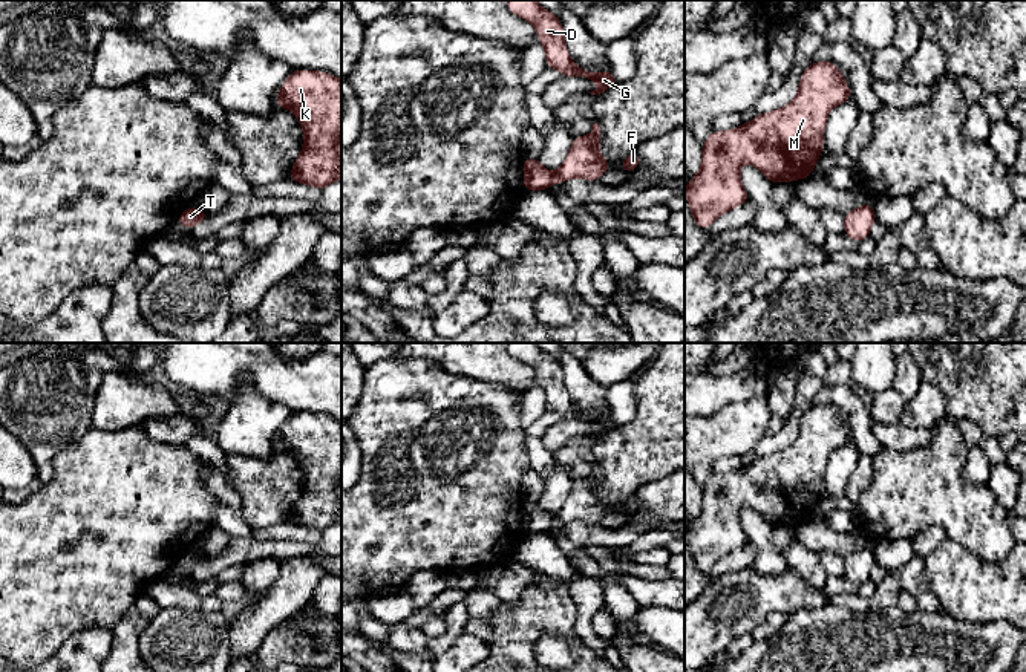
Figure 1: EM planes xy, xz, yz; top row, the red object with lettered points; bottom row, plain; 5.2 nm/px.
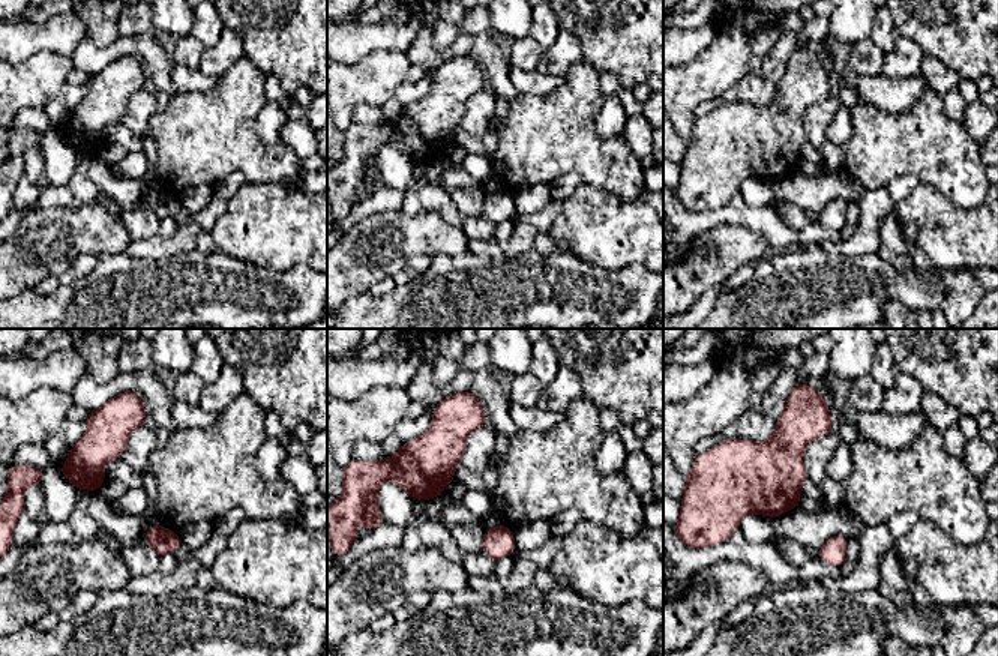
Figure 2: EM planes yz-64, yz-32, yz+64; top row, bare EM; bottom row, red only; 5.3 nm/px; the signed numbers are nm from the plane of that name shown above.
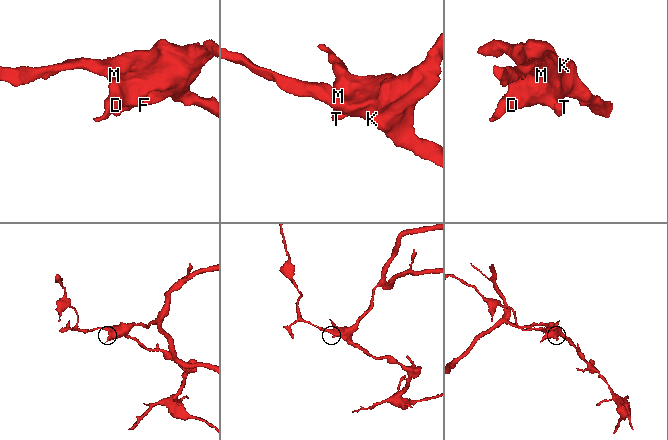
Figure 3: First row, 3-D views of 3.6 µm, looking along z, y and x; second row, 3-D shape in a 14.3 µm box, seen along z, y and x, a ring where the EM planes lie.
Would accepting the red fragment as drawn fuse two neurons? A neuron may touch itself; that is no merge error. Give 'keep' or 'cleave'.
keep

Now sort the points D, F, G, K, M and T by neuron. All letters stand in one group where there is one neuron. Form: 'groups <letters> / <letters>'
groups D F G K M T

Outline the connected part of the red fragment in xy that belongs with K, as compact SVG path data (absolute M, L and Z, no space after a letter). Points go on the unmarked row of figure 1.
M292 413L276 439L303 471L303 490L292 525L325 533L341 522L341 422L320 413Z

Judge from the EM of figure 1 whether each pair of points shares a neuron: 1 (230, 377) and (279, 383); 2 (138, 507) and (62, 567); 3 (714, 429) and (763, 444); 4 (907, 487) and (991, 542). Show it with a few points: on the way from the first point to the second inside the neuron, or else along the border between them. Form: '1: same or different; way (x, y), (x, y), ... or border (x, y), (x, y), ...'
1: same; way (242, 368), (264, 368), (267, 371)
2: same; way (120, 513), (80, 550)
3: different; border (766, 433), (752, 449)
4: same; way (928, 490), (954, 505), (970, 521)

